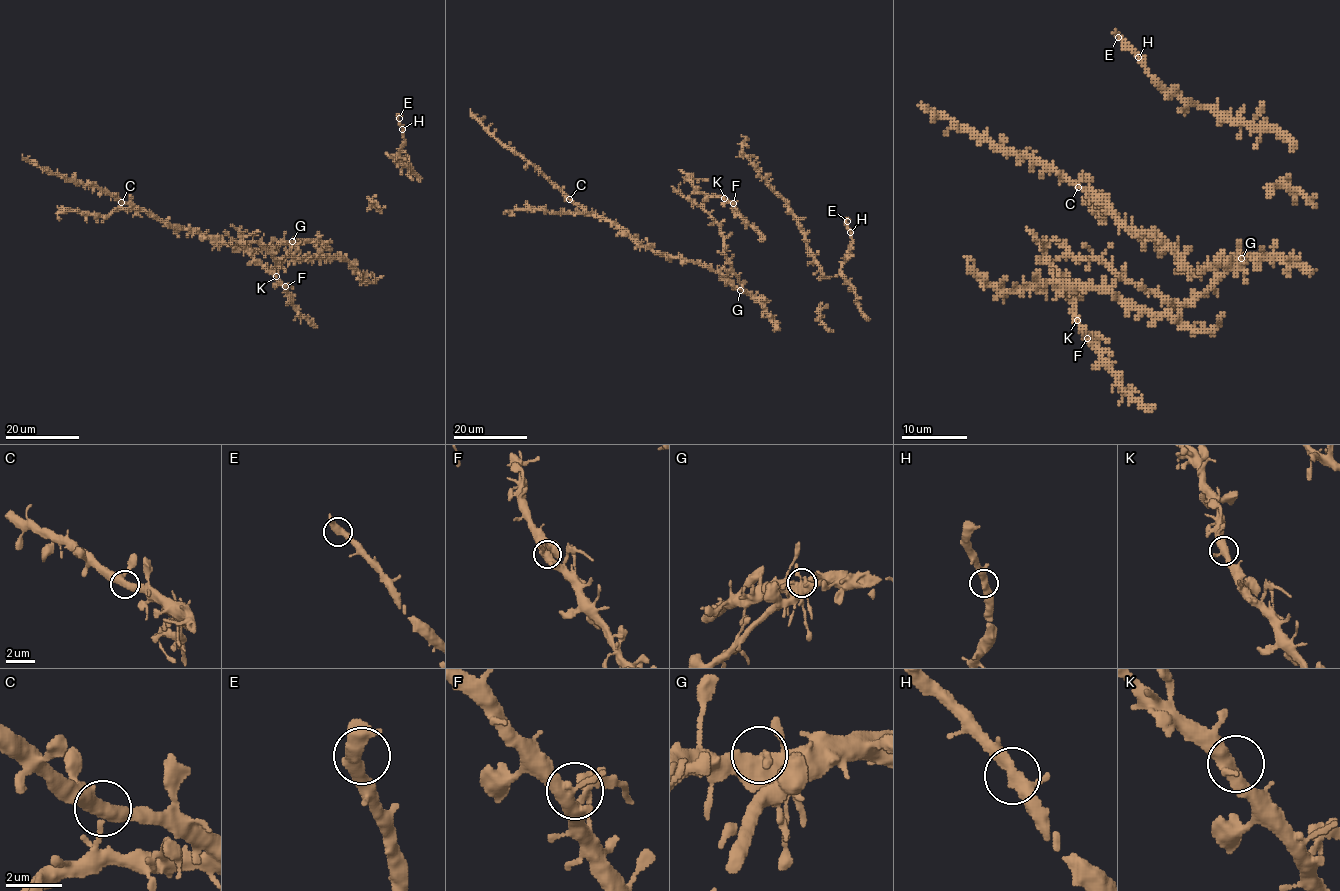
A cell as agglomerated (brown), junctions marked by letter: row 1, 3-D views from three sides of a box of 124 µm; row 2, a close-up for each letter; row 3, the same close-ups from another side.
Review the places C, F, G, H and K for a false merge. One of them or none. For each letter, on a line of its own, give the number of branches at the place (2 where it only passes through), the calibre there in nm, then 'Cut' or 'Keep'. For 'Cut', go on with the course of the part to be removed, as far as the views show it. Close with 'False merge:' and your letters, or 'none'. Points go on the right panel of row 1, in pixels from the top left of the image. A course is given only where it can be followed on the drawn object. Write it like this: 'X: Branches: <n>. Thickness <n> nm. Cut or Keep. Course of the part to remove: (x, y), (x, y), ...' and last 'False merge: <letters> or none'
C: Branches: 3. Thickness 380 nm. Keep
F: Branches: 3. Thickness 380 nm. Keep
G: Branches: 3. Thickness 440 nm. Keep
H: Branches: 3. Thickness 360 nm. Keep
K: Branches: 3. Thickness 360 nm. Keep
False merge: none

